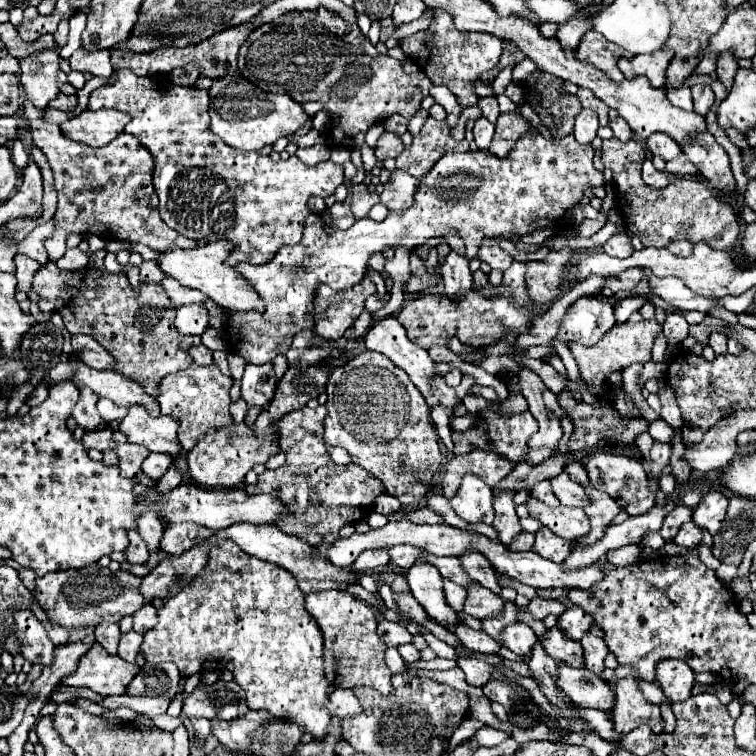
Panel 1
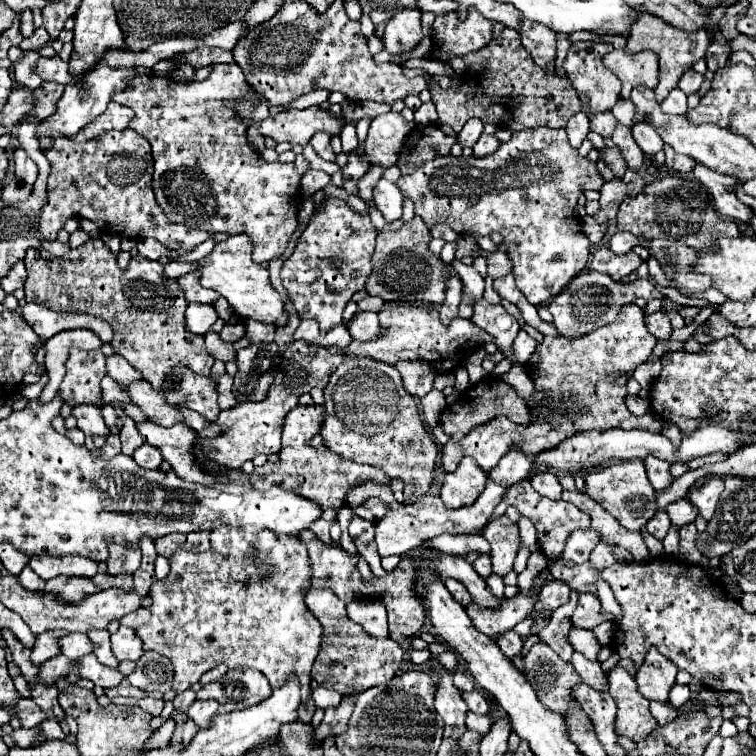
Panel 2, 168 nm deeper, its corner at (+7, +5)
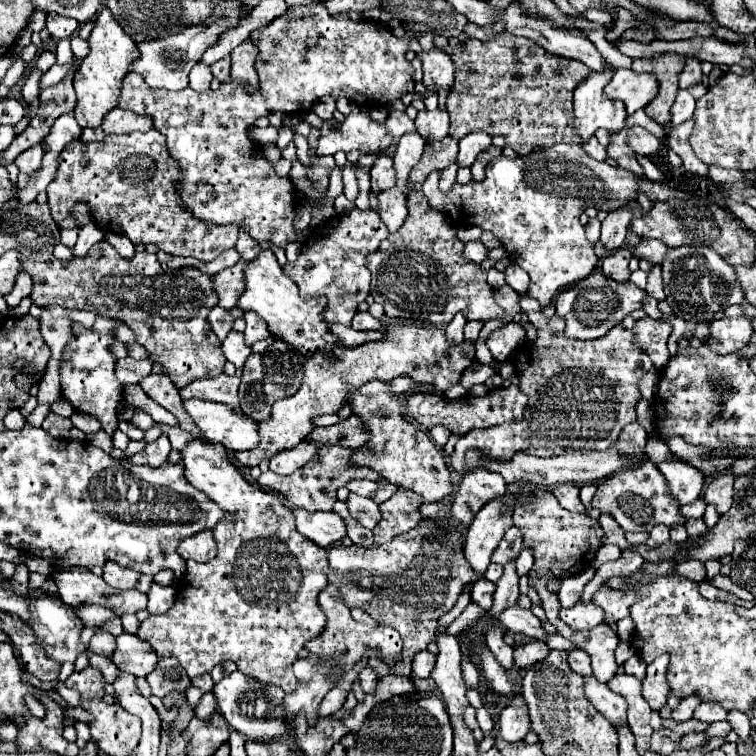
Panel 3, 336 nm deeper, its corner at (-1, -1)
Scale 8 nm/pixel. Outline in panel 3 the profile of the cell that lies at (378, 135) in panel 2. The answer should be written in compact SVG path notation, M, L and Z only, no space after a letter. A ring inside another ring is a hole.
M390 111L388 119L386 119L386 129L394 135L394 143L392 143L392 147L390 147L384 155L386 155L386 157L392 157L394 151L396 151L398 139L400 139L404 133L414 131L416 127L414 127L414 121L412 121L404 111Z

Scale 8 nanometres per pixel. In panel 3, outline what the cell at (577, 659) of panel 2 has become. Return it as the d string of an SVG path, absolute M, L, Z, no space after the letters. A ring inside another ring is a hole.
M588 677L586 679L586 697L616 727L620 723L626 723L626 701L620 695L610 693L608 685L598 683L594 677Z

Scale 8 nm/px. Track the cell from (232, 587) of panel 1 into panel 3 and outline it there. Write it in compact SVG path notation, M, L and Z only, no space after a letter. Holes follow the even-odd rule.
M194 439L182 449L182 461L186 479L200 491L204 491L222 511L230 513L232 519L222 519L214 527L214 539L218 543L218 555L208 563L186 561L186 575L178 581L178 595L172 609L164 615L150 615L140 623L138 637L146 639L158 657L176 657L188 677L210 673L214 665L222 661L234 661L236 667L264 683L278 685L282 689L296 689L296 677L292 665L298 659L298 651L304 643L318 637L326 625L326 615L318 607L318 593L328 585L326 549L306 541L294 529L294 513L278 499L278 495L262 491L248 483L240 471L228 459L228 451L222 445L202 443Z

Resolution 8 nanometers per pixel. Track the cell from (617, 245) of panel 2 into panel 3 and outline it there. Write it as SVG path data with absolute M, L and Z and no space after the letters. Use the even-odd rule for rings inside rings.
M648 239L648 241L642 241L638 247L634 247L634 257L638 259L646 259L650 263L660 263L664 259L664 255L668 253L668 245L664 245L662 241L658 239Z

